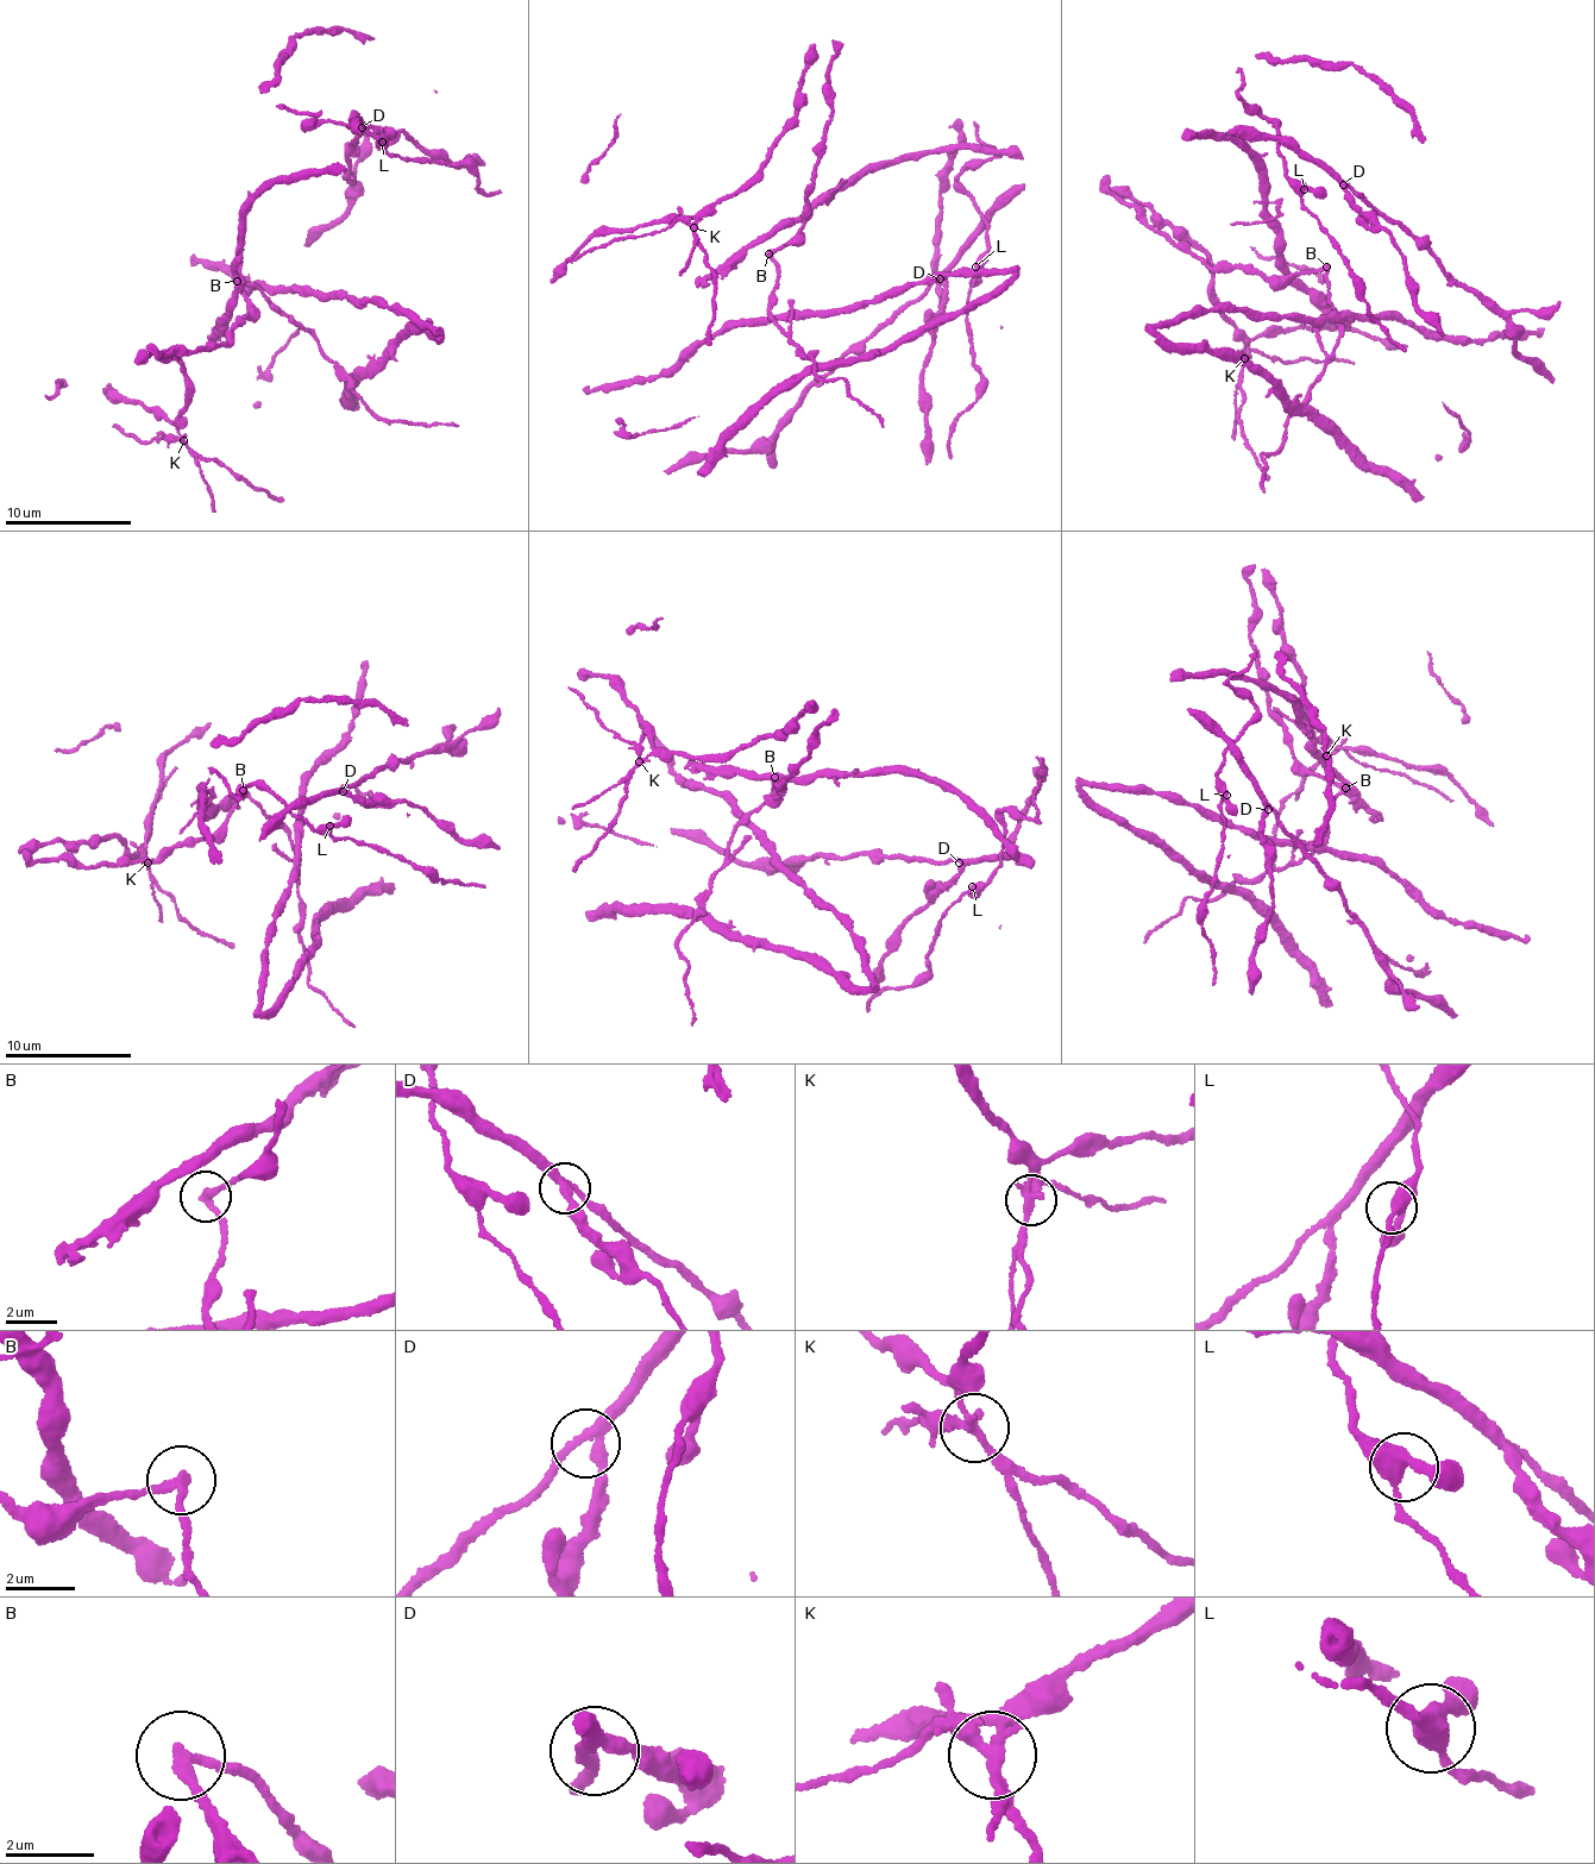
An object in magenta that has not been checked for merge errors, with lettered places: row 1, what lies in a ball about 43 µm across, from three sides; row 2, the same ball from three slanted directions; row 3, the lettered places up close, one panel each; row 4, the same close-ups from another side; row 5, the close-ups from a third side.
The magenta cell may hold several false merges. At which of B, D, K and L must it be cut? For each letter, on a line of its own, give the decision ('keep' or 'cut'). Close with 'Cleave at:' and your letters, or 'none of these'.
B: cut
D: keep
K: cut
L: keep
Cleave at: B, K

